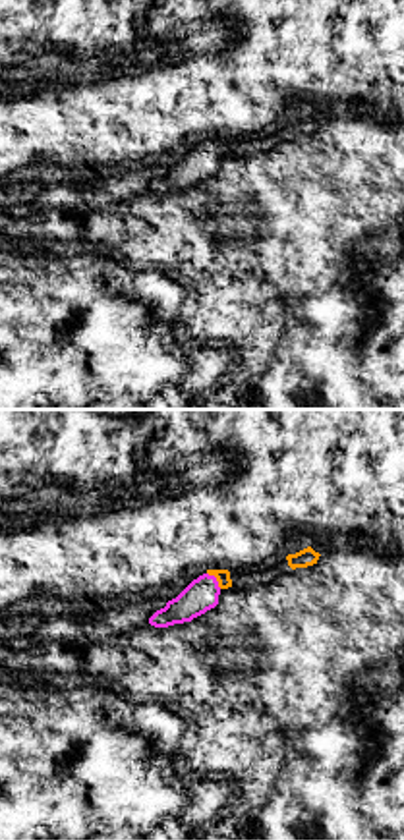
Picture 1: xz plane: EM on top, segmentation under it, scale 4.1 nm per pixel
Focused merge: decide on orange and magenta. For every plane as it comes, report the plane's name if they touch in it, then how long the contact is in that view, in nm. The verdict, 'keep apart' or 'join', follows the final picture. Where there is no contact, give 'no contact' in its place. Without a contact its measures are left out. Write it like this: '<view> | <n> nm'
xz | 90 nm

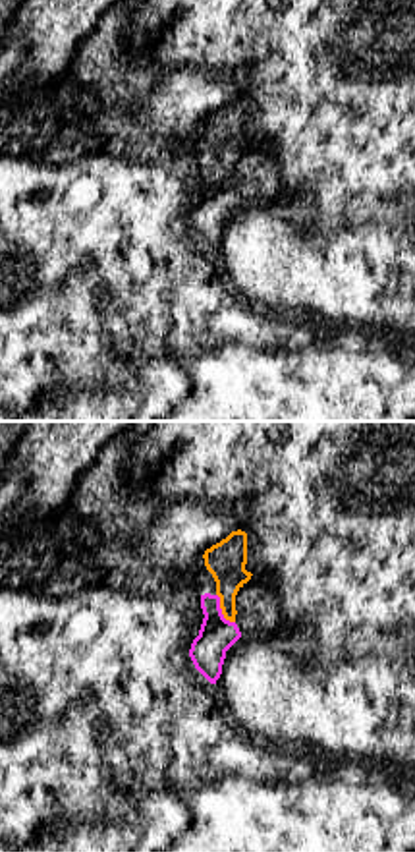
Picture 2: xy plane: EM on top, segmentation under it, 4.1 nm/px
xy | 150 nm

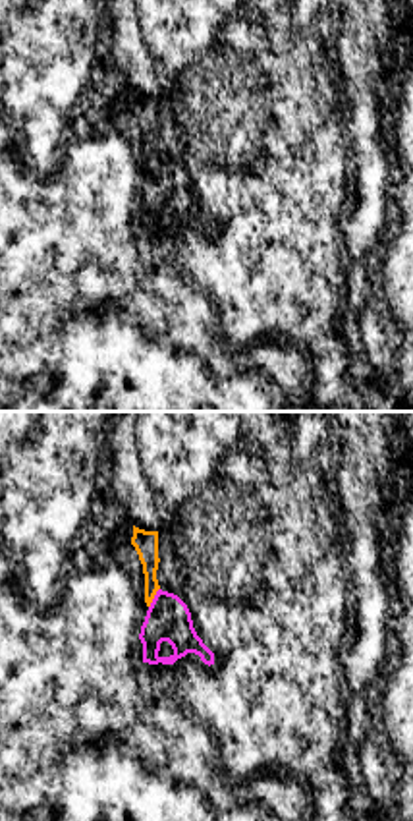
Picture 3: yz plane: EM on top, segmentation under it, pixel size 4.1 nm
yz | 100 nm

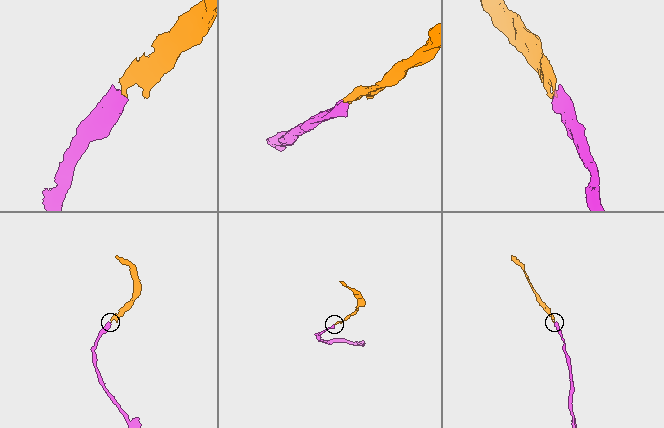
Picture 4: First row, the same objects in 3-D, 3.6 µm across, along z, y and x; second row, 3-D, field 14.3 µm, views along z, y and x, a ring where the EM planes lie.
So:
join

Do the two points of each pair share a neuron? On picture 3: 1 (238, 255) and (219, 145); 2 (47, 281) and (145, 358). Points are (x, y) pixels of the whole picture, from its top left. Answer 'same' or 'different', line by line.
1: same
2: same

